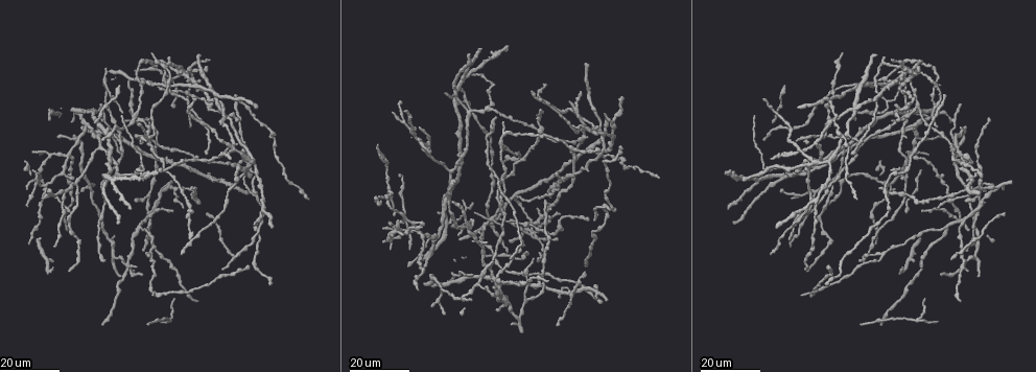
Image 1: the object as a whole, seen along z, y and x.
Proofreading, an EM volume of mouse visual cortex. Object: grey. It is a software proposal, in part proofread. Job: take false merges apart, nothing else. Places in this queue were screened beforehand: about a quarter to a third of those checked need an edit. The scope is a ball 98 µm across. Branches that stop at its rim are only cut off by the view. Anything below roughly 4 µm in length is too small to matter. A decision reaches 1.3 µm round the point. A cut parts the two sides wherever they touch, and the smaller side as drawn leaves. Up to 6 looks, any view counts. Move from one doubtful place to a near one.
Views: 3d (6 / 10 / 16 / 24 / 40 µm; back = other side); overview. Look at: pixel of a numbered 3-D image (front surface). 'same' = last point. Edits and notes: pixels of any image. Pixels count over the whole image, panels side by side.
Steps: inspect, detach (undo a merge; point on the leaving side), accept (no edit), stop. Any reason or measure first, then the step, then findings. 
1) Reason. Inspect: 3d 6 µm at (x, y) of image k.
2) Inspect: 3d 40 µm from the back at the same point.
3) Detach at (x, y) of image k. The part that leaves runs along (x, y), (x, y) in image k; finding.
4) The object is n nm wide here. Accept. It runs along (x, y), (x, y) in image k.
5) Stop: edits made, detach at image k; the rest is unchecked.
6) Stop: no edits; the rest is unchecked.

Three arms meet. Inspect: 3d 16 µm at (970, 165) of image 1.

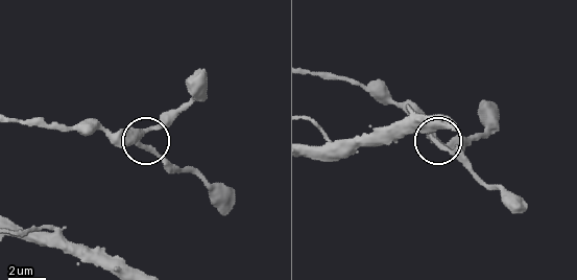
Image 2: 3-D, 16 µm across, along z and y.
Closer look. Inspect: 3d 10 µm at (432, 137) of image 2.

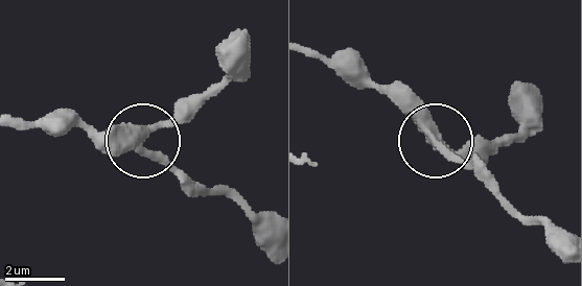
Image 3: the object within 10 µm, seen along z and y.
Inspect: 3d 6 µm at (434, 139) of image 3.

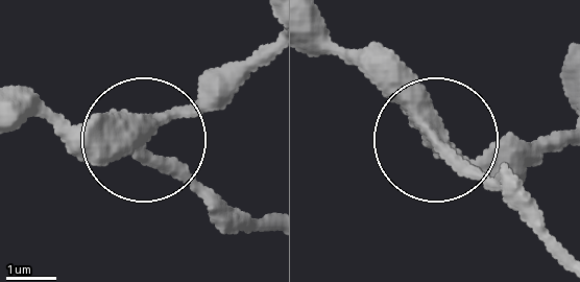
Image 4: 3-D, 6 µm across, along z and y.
3 arms meet here. Accept. It runs along (15, 106), (140, 135), (260, 47) in image 4; all the same cell.

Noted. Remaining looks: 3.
Sharp bend. Inspect: 3d 16 µm at (789, 237) of image 1.

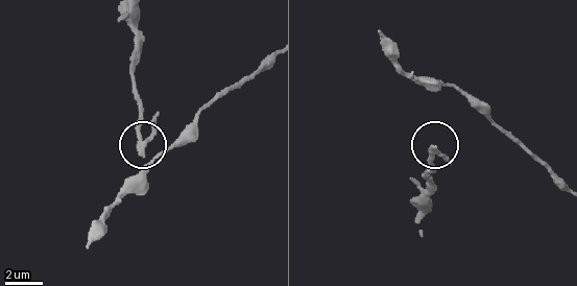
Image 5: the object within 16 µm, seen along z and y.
Inspect: 3d 10 µm at (139, 135) of image 5.

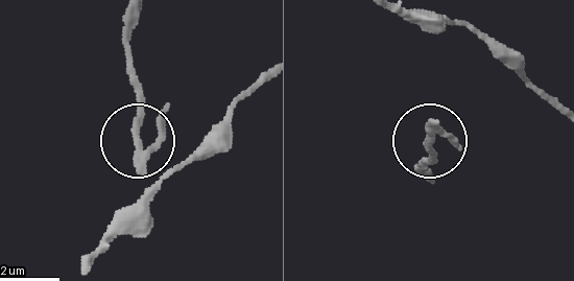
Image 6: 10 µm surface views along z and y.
3 arms meet here. Accept. All the same cell.

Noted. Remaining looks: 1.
Stop: no edits; the rest is unchecked.

